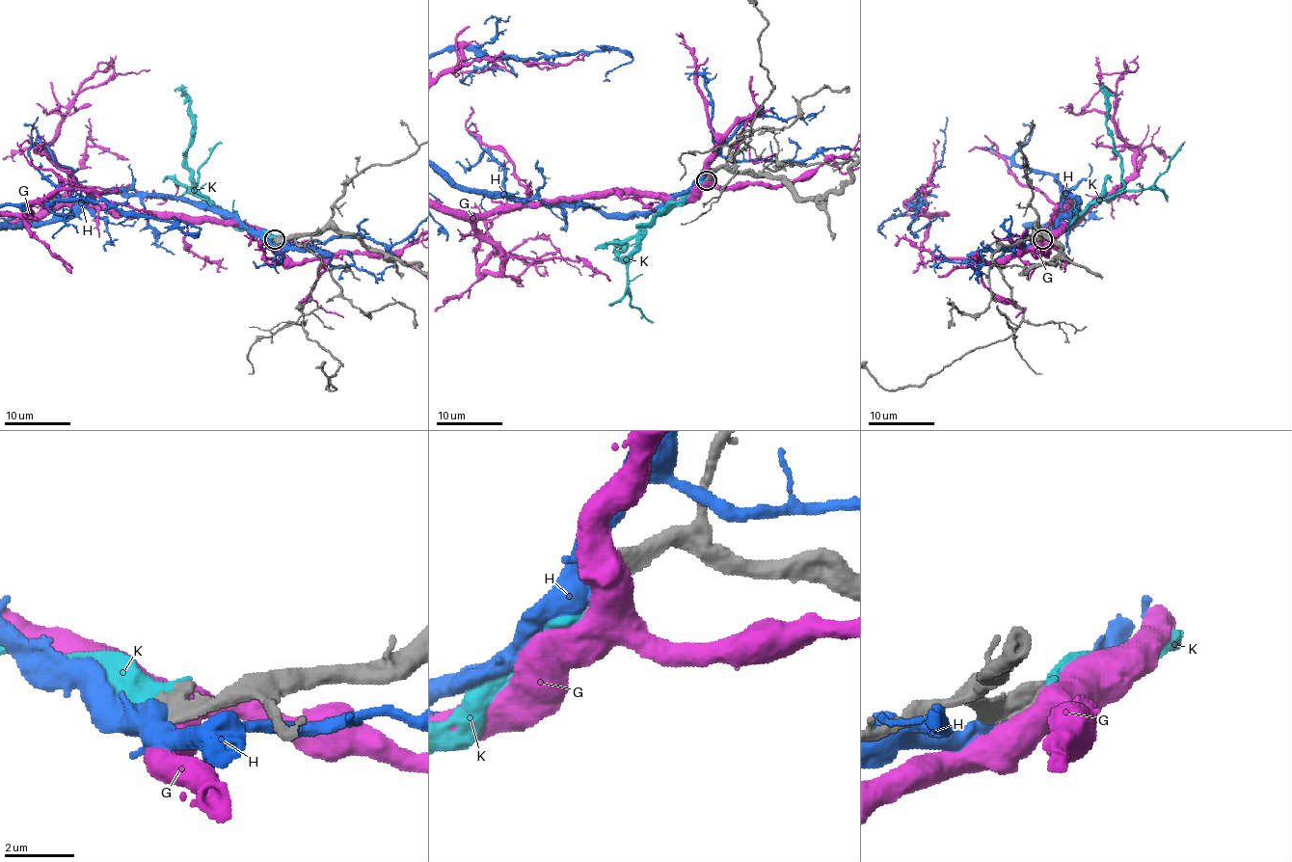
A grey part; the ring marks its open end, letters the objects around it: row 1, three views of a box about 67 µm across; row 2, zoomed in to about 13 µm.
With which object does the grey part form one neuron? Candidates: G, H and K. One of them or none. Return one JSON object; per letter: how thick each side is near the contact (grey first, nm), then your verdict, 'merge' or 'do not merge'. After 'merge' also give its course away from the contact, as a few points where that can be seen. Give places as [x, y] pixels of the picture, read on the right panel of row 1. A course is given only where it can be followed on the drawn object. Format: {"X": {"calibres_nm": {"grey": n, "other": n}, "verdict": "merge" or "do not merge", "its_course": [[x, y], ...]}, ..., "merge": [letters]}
{"G": {"calibres_nm": {"grey": 750, "other": 800}, "verdict": "do not merge"}, "H": {"calibres_nm": {"grey": 700, "other": 480}, "verdict": "do not merge"}, "K": {"calibres_nm": {"grey": 650, "other": 550}, "verdict": "merge"}, "merge": ["K"]}

